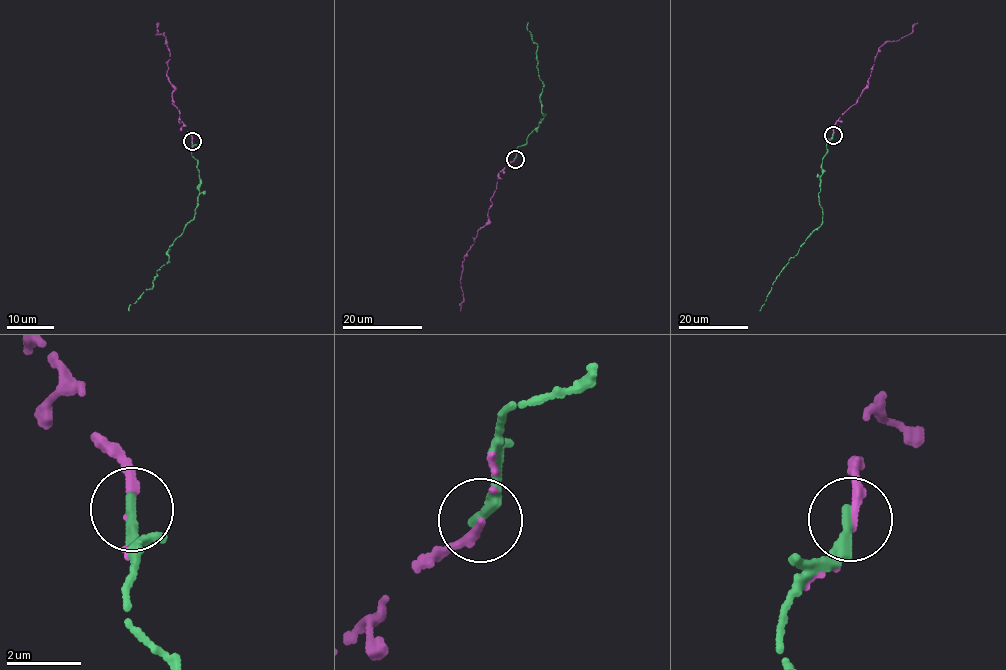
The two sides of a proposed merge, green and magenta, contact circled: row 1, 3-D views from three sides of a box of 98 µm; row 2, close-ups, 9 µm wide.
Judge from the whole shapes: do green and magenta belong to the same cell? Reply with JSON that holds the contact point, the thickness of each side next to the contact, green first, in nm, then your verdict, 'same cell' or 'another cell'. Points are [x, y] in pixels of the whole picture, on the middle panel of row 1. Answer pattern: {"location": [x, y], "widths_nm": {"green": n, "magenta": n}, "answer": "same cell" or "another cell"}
{"location": [515, 159], "widths_nm": {"green": 360, "magenta": 190}, "answer": "same cell"}

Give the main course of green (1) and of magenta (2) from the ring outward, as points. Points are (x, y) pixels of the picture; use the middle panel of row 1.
1: (515, 158), (517, 147), (525, 143), (544, 114), (537, 44), (527, 23)
2: (515, 159), (499, 172), (488, 219), (464, 256), (461, 310)

